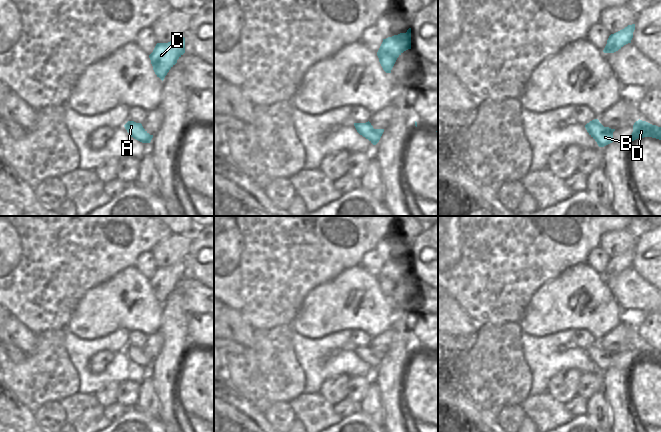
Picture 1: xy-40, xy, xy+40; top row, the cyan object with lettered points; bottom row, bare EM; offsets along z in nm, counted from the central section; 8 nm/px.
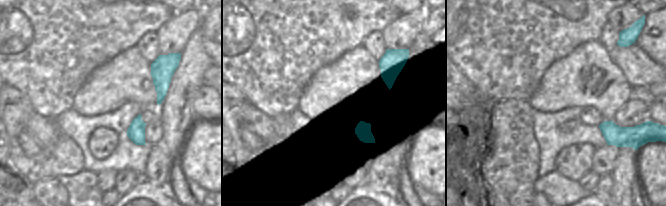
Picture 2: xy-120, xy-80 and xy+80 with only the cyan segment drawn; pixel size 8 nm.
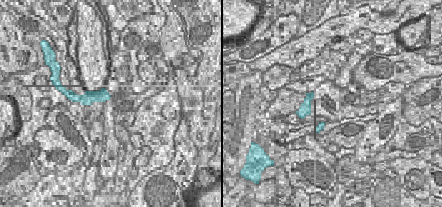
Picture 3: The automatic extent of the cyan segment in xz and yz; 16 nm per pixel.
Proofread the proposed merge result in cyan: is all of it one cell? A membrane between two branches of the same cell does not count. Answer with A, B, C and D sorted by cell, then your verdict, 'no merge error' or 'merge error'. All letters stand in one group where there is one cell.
groups A B C D; no merge error

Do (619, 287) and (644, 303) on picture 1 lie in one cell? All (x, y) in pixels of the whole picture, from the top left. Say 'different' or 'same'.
same

